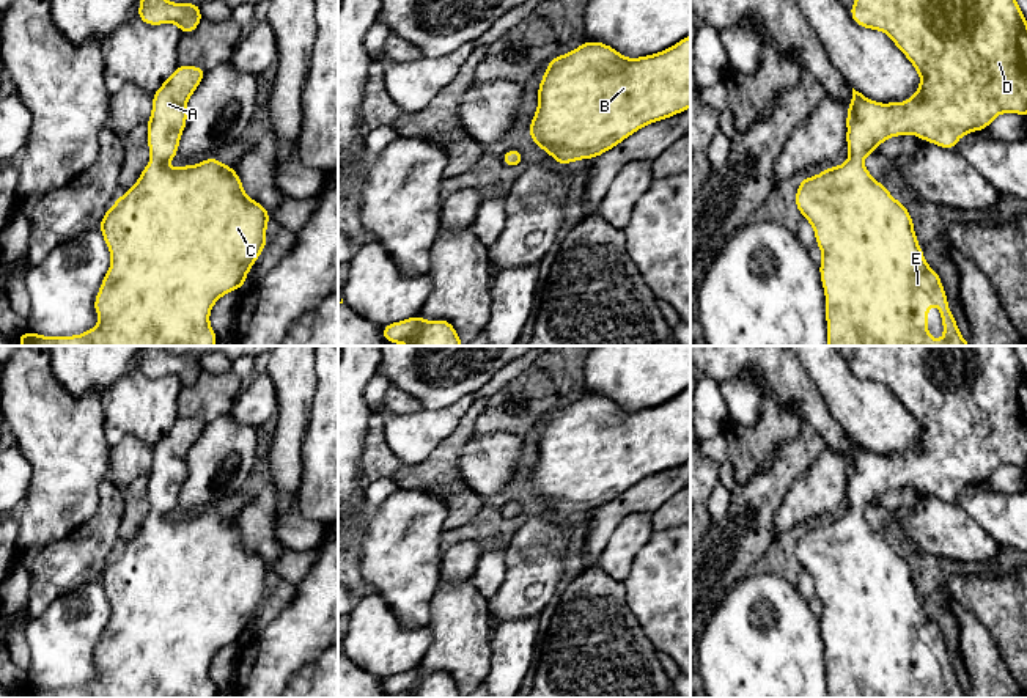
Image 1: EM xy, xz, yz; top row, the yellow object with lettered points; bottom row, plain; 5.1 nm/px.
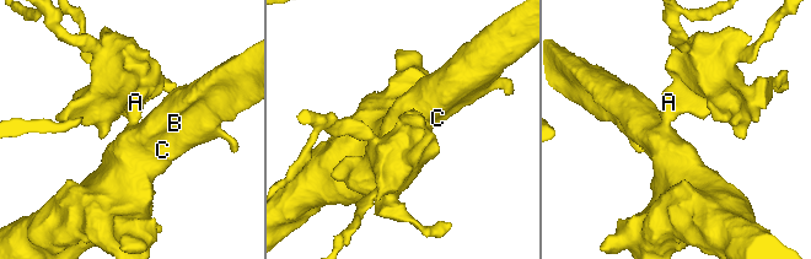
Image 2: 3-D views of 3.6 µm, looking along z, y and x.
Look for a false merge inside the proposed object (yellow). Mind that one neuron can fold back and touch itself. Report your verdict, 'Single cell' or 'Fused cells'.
Single cell

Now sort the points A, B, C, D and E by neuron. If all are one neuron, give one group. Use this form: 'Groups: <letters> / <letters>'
Groups: A B C D E

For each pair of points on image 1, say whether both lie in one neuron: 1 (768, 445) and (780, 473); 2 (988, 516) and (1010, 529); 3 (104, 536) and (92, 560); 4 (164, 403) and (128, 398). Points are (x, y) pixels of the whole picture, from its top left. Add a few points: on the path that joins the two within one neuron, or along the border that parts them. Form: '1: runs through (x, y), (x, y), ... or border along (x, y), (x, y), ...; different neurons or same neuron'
1: border along (799, 431), (780, 445), (766, 469), (746, 481); different neurons
2: runs through (993, 516), (997, 516), (1005, 524); same neuron
3: runs through (98, 543), (93, 547), (93, 554); same neuron
4: runs through (154, 403), (137, 403); same neuron

